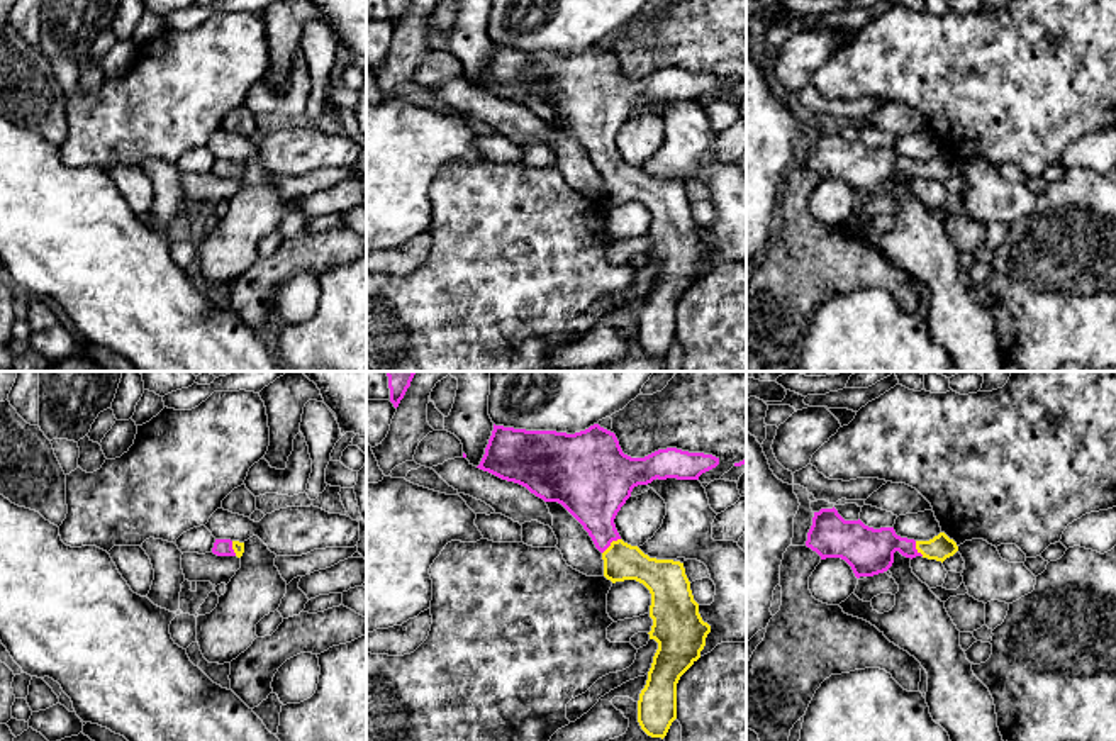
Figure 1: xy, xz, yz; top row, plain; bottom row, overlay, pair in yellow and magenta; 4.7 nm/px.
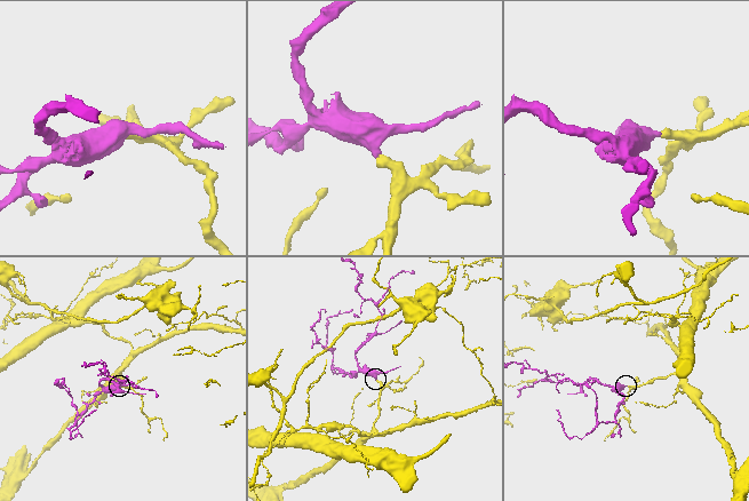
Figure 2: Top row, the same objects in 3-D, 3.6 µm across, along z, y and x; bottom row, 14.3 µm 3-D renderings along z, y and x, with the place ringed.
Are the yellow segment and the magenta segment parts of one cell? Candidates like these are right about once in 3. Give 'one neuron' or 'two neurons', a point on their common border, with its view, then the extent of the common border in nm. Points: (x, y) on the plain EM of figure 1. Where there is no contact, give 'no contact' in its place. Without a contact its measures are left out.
one neuron | xz (611, 165) | 120 nm

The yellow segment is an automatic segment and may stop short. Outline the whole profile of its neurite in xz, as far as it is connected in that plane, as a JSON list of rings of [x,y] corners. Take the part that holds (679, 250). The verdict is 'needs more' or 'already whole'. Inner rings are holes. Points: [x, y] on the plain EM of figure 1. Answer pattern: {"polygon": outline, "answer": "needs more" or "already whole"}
{"polygon": [[[495,46],[485,75],[477,88],[502,100],[519,103],[544,122],[561,124],[589,153],[602,173],[604,197],[616,202],[636,200],[651,214],[650,237],[653,246],[650,259],[658,263],[648,300],[638,320],[638,343],[651,358],[665,358],[677,339],[677,304],[680,297],[700,278],[711,246],[702,241],[699,224],[694,220],[684,183],[656,180],[638,166],[624,163],[614,139],[638,105],[653,100],[699,100],[719,85],[719,78],[704,73],[689,73],[677,68],[658,70],[644,78],[622,73],[614,53],[590,46],[585,51],[566,54],[556,51],[526,51]]], "answer": "needs more"}

